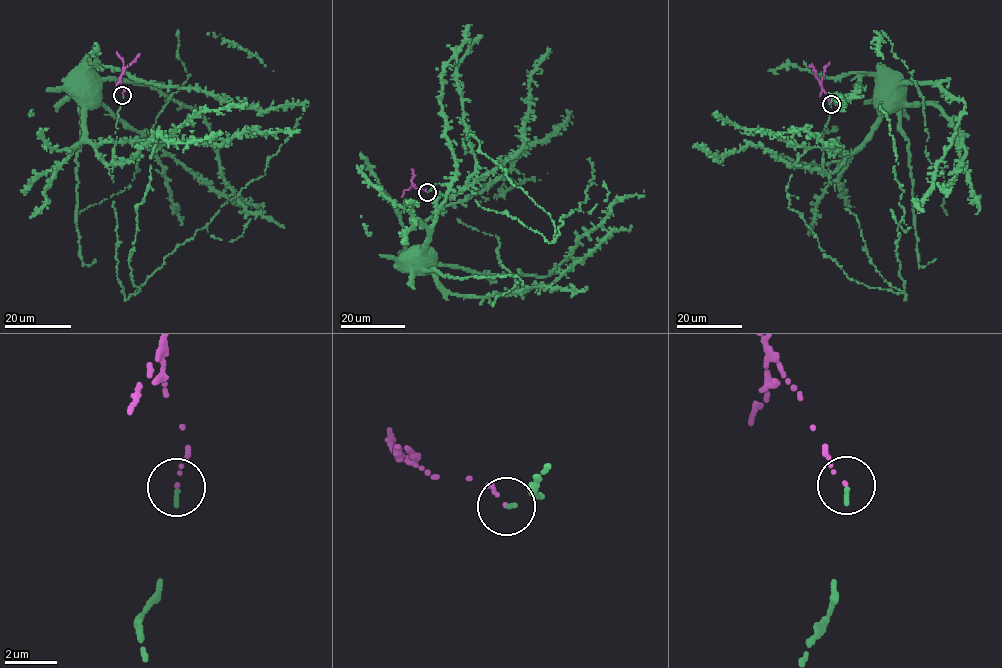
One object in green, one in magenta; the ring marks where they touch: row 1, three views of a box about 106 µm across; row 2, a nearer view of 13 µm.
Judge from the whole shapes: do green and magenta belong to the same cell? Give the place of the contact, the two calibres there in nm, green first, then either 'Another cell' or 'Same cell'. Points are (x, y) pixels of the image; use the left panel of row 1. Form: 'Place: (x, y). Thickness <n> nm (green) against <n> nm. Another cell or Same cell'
Place: (122, 95). Thickness 140 nm (green) against 90 nm. Another cell

